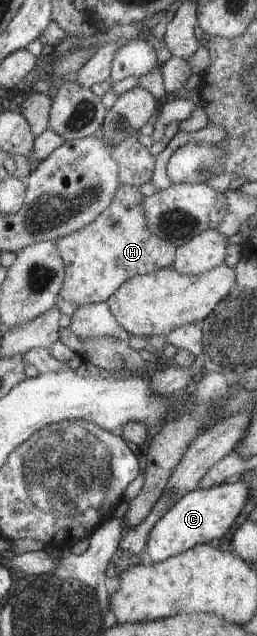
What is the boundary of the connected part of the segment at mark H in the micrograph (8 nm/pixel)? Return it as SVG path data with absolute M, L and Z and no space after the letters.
M122 185L114 200L92 223L54 241L65 269L59 298L78 306L105 302L131 277L173 265L177 245L167 238L157 239L146 225L145 196L138 186Z

